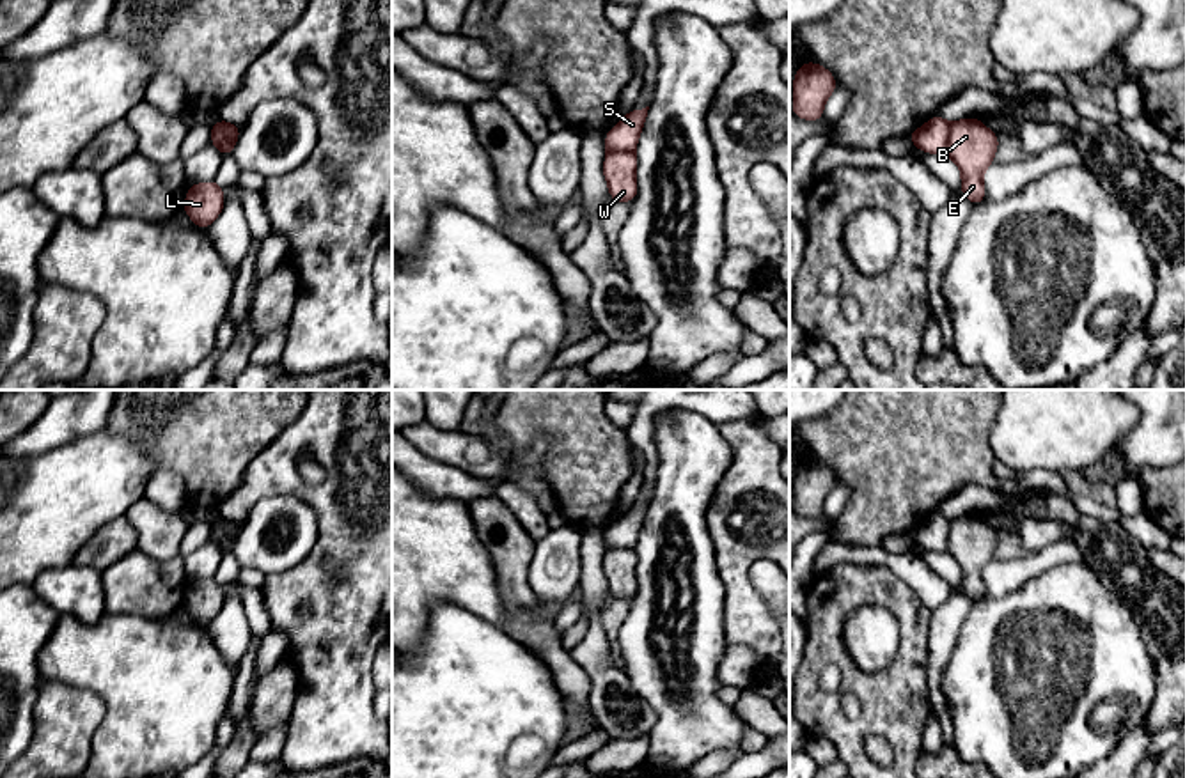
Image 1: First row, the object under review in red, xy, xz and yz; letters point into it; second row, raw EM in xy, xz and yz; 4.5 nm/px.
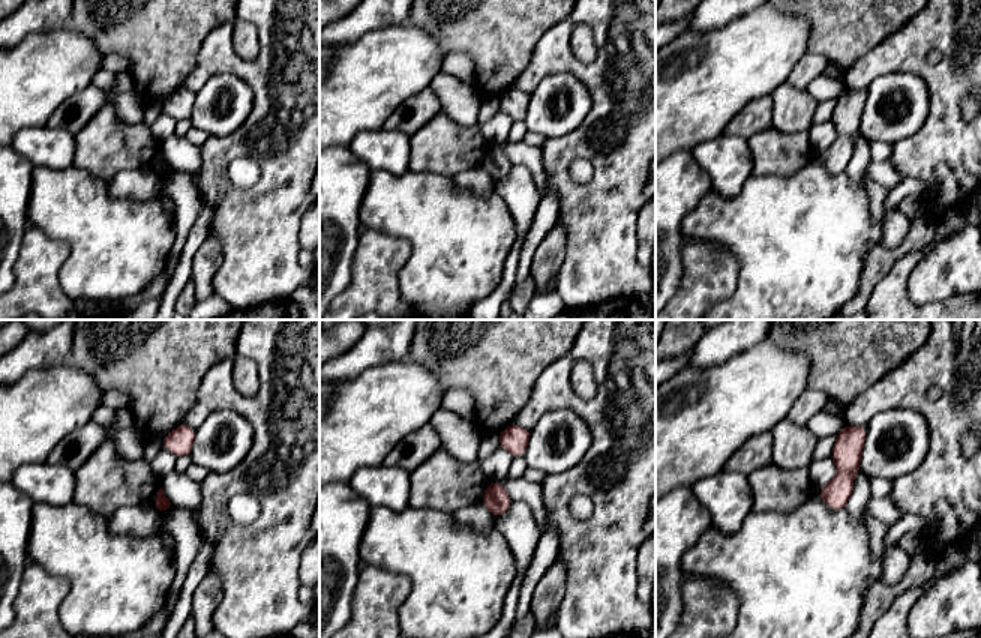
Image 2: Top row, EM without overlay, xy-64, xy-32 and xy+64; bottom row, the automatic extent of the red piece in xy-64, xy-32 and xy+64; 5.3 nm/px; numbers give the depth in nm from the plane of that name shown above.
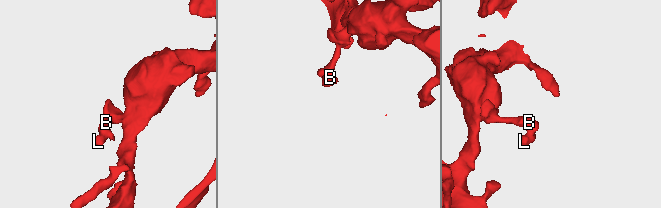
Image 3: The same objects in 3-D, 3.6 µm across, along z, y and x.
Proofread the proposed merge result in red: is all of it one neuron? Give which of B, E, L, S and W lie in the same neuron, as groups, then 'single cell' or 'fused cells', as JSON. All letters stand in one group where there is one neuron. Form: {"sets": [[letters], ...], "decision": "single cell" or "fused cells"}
{"sets": [["B", "E", "L", "W"], ["S"]], "decision": "fused cells"}

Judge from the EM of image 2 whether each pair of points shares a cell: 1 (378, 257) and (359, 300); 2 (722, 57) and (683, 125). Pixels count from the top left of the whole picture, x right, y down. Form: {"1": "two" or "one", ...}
{"1": "one", "2": "one"}

